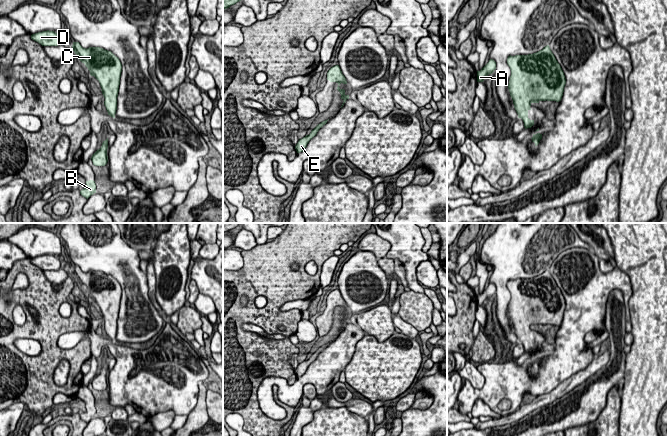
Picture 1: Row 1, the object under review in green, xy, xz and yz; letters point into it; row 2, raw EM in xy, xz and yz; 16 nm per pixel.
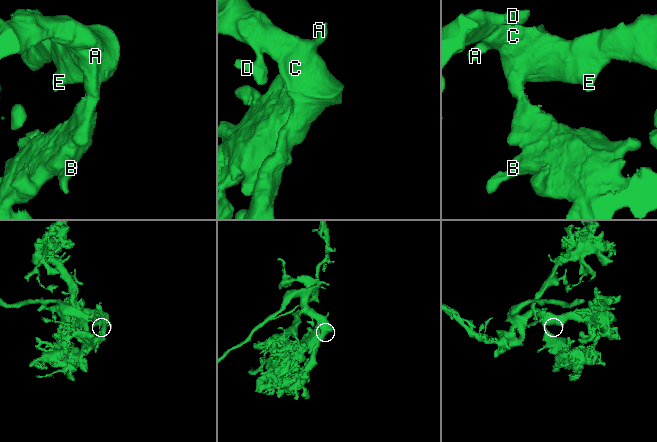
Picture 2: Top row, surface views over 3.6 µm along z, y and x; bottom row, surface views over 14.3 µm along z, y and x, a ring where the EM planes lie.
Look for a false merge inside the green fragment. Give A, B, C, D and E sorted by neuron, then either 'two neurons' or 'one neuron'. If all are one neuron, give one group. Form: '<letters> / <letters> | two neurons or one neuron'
A B C D E | one neuron

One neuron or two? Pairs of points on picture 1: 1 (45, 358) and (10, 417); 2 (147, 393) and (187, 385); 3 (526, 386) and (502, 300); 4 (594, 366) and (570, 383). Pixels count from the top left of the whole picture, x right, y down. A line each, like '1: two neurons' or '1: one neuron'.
1: two neurons
2: one neuron
3: two neurons
4: one neuron

